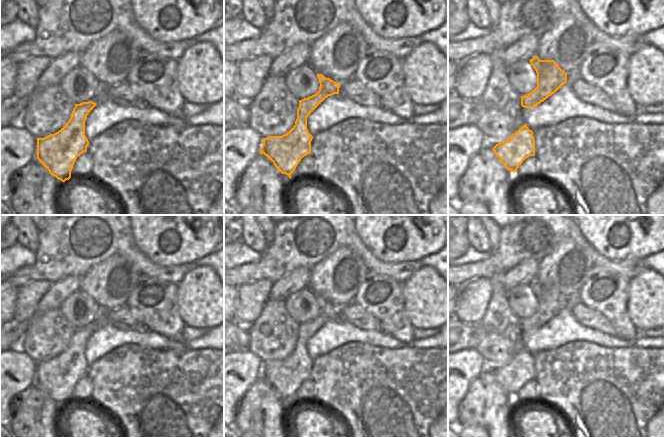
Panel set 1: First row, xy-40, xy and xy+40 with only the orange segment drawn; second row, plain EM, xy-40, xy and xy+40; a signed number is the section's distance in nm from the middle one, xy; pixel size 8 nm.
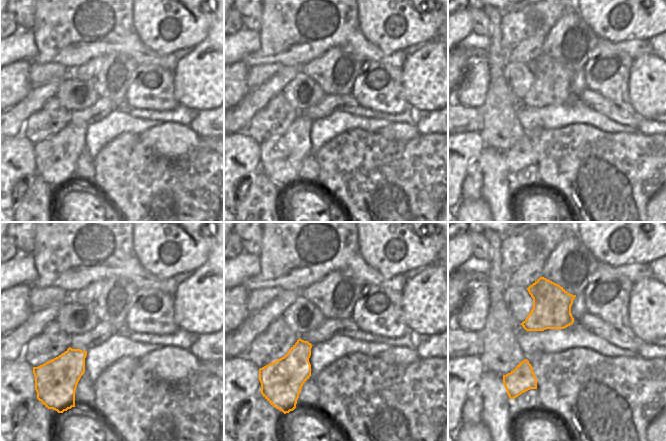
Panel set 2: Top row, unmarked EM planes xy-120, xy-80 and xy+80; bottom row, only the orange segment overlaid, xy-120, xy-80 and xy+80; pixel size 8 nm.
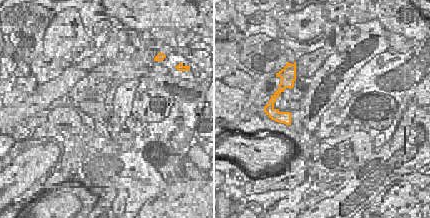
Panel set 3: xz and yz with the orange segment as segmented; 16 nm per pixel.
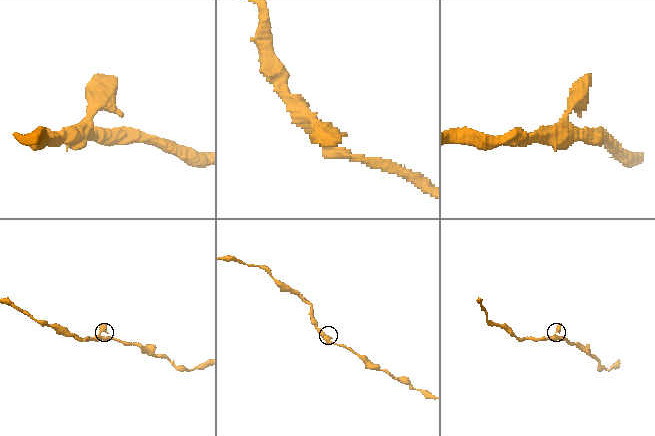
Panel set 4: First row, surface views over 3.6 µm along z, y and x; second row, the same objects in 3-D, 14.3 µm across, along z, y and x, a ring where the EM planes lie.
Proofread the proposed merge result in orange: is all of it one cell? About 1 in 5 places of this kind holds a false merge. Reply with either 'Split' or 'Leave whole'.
Leave whole.

